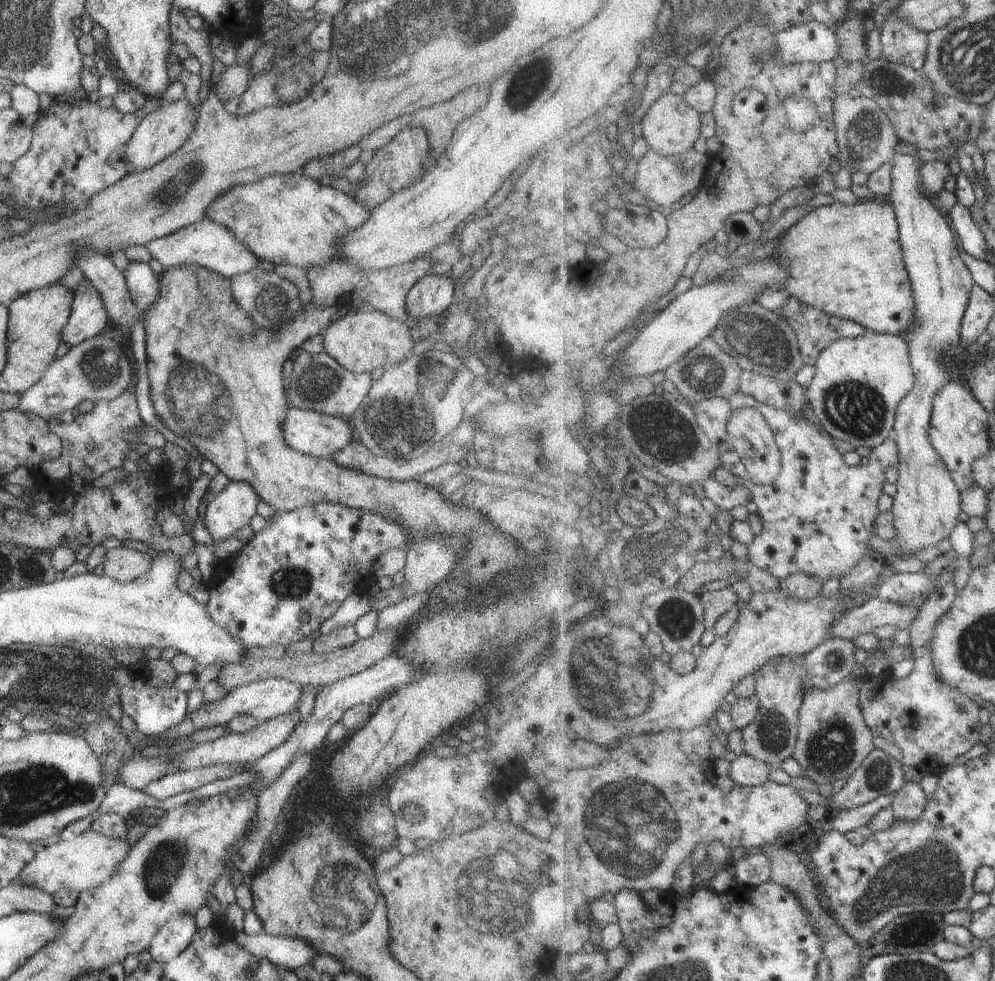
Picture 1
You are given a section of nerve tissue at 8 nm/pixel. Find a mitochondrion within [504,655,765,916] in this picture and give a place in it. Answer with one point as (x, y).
(651, 828)

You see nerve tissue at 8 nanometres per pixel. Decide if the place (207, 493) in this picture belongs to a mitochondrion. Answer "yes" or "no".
no

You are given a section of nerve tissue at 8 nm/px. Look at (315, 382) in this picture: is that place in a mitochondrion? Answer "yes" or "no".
yes

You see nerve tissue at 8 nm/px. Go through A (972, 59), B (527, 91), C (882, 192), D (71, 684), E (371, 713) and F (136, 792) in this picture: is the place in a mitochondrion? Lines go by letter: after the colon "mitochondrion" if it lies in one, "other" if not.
A: mitochondrion
B: mitochondrion
C: other
D: mitochondrion
E: other
F: other

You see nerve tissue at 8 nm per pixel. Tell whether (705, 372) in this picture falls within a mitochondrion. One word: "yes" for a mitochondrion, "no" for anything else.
yes

